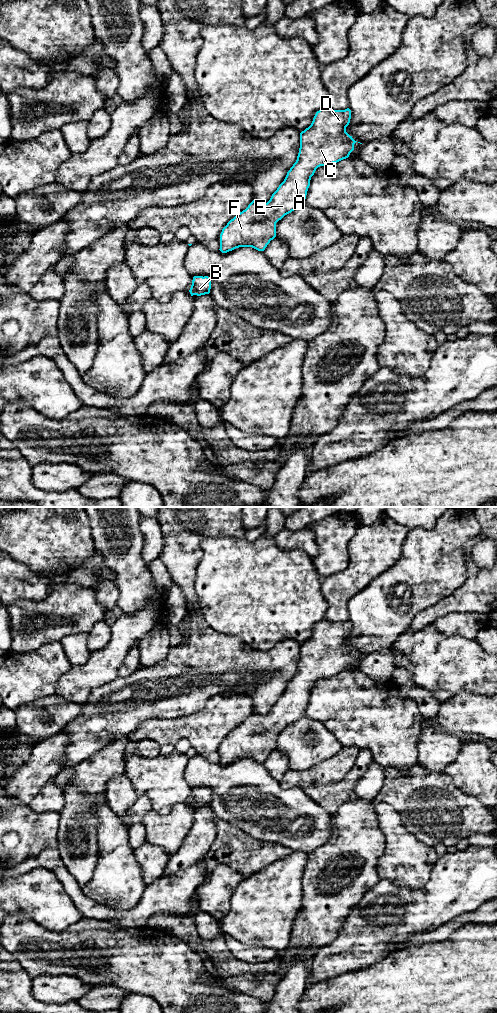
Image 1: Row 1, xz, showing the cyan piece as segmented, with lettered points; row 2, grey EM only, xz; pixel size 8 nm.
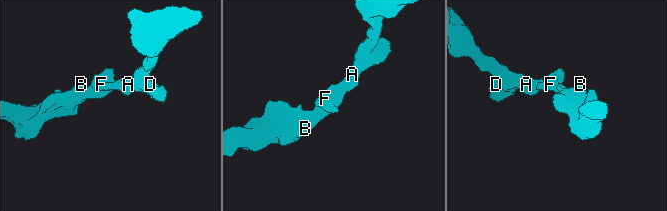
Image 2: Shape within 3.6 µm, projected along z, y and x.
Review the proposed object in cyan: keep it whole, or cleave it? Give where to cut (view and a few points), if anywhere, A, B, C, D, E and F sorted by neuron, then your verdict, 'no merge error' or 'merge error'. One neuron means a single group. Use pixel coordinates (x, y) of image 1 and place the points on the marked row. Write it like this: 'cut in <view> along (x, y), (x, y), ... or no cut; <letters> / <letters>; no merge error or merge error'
no cut; A B C D E F; no merge error

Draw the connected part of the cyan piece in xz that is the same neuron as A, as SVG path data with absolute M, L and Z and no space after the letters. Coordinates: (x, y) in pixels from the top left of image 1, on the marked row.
M325 106L316 112L311 125L300 133L296 162L267 203L253 200L222 229L220 251L239 247L264 251L276 237L276 223L305 203L311 177L320 166L349 157L355 141L346 132L351 110L332 110Z

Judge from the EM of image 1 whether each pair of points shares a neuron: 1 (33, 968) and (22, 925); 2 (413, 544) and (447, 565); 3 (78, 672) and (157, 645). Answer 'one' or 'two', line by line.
1: one
2: one
3: two

